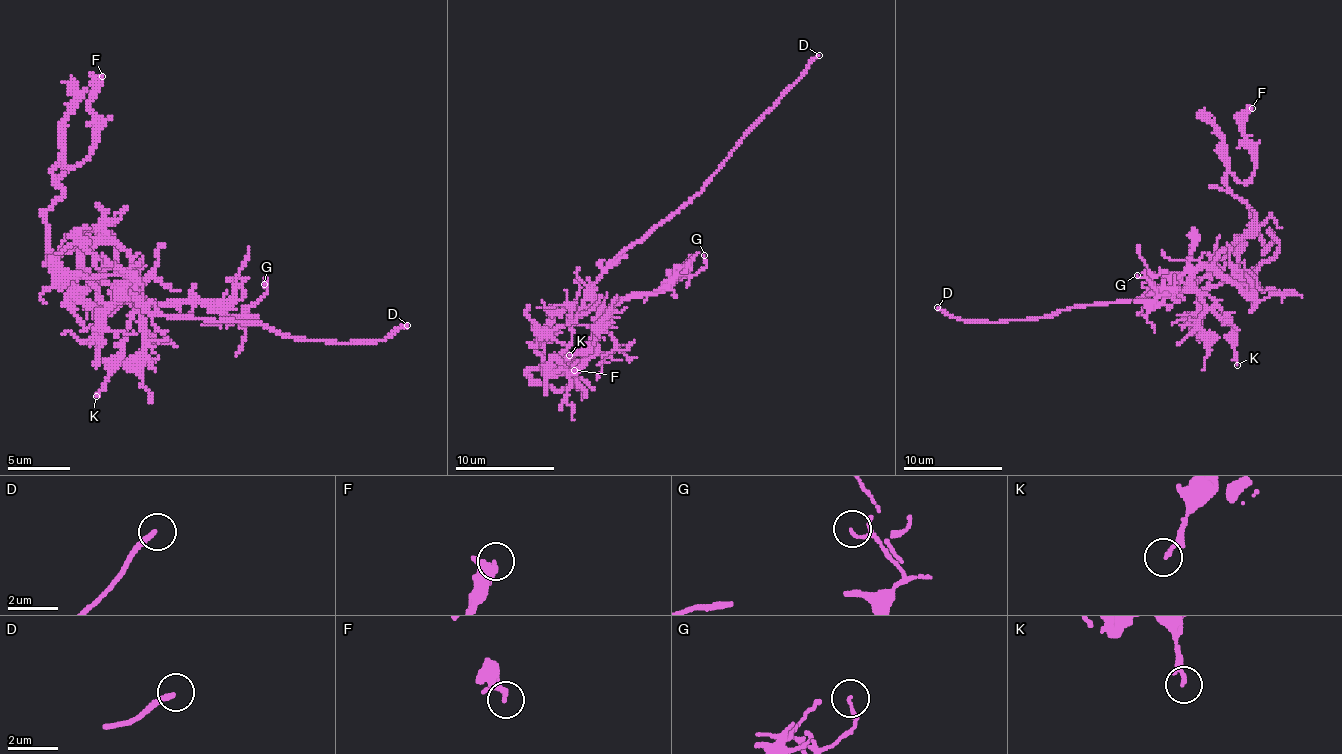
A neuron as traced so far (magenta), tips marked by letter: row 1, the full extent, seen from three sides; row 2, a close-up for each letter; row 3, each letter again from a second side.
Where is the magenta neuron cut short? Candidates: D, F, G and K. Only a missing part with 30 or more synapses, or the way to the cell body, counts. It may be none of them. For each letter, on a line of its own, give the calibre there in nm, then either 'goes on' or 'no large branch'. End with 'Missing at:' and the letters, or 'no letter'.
D: 200 nm thick; goes on
F: 200 nm thick; no large branch
G: 80 nm thick; no large branch
K: 140 nm thick; no large branch
Missing at: D

